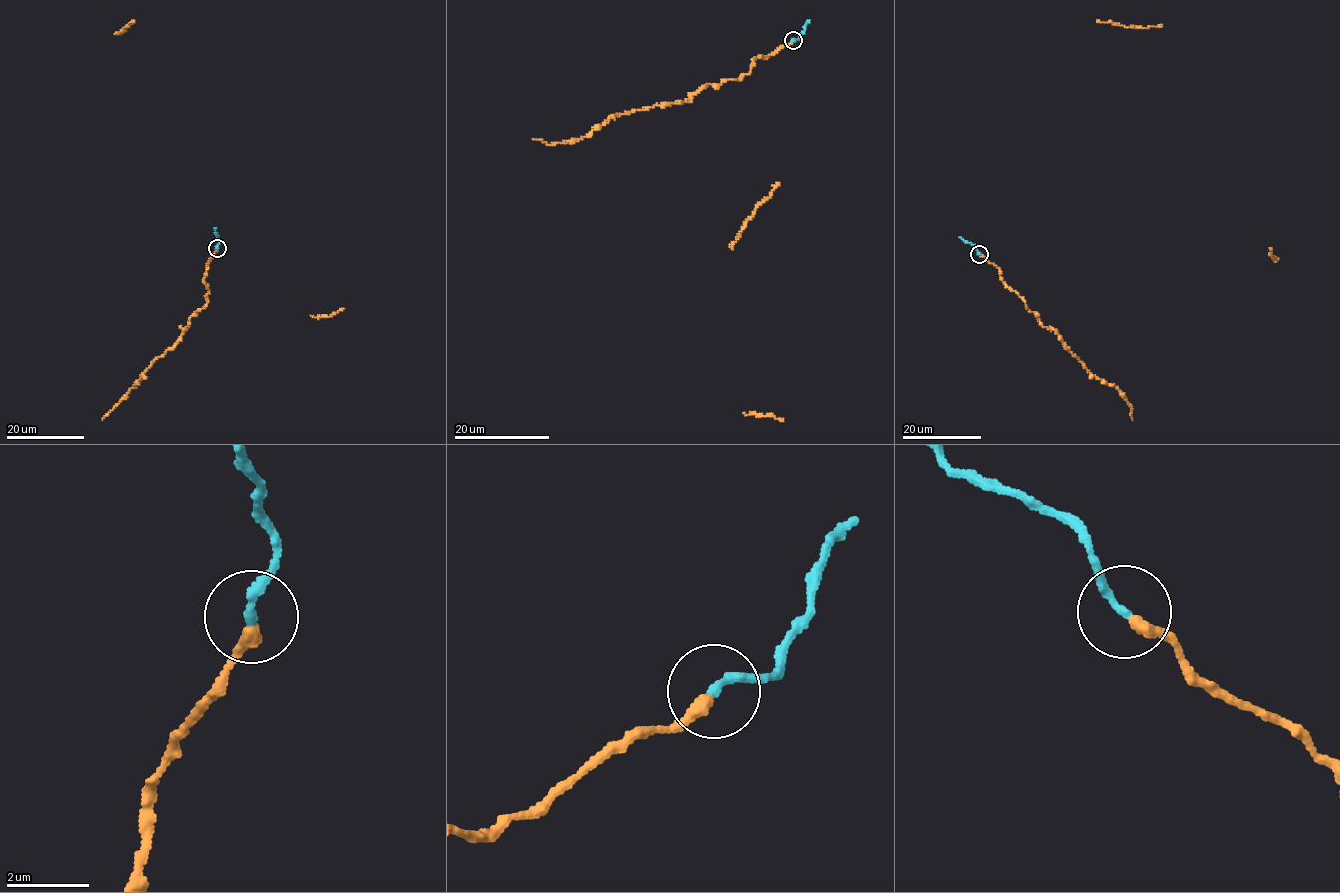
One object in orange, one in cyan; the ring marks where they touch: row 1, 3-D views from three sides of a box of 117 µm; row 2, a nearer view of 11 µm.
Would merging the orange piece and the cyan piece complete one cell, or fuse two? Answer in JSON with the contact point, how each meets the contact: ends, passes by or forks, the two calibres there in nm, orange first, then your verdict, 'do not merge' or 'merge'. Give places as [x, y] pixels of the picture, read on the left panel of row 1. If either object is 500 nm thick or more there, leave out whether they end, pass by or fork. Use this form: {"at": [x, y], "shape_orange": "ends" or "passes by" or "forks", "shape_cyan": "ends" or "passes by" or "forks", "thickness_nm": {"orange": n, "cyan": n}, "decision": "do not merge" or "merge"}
{"at": [217, 248], "shape_orange": "ends", "shape_cyan": "ends", "thickness_nm": {"orange": 280, "cyan": 220}, "decision": "merge"}

